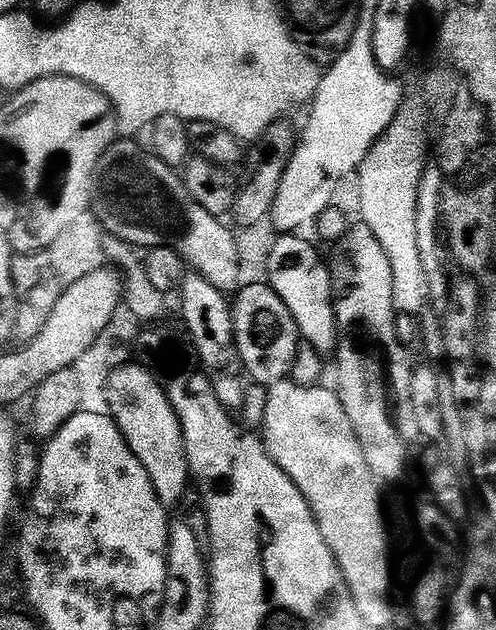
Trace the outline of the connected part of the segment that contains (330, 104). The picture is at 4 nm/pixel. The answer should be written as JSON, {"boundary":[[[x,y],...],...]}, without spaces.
{"boundary":[[[355,46],[342,51],[331,65],[332,68],[323,73],[320,85],[314,99],[311,101],[312,113],[308,116],[308,125],[304,128],[304,137],[299,137],[294,151],[288,161],[282,186],[278,188],[278,198],[272,207],[270,224],[277,228],[280,234],[296,234],[307,226],[315,225],[317,218],[326,209],[333,207],[336,191],[340,183],[348,175],[359,173],[362,162],[370,150],[382,138],[382,134],[394,122],[401,104],[406,99],[406,91],[395,80],[395,75],[389,74],[380,67],[376,56],[370,50],[359,52]]]}

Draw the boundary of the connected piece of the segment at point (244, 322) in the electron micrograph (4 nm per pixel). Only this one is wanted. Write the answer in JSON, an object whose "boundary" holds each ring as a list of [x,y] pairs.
{"boundary":[[[247,284],[235,293],[232,304],[240,363],[244,365],[245,373],[256,379],[257,385],[271,386],[279,380],[289,379],[292,363],[296,360],[296,351],[302,347],[302,337],[296,329],[290,310],[284,305],[282,298],[278,298],[271,284]]]}

